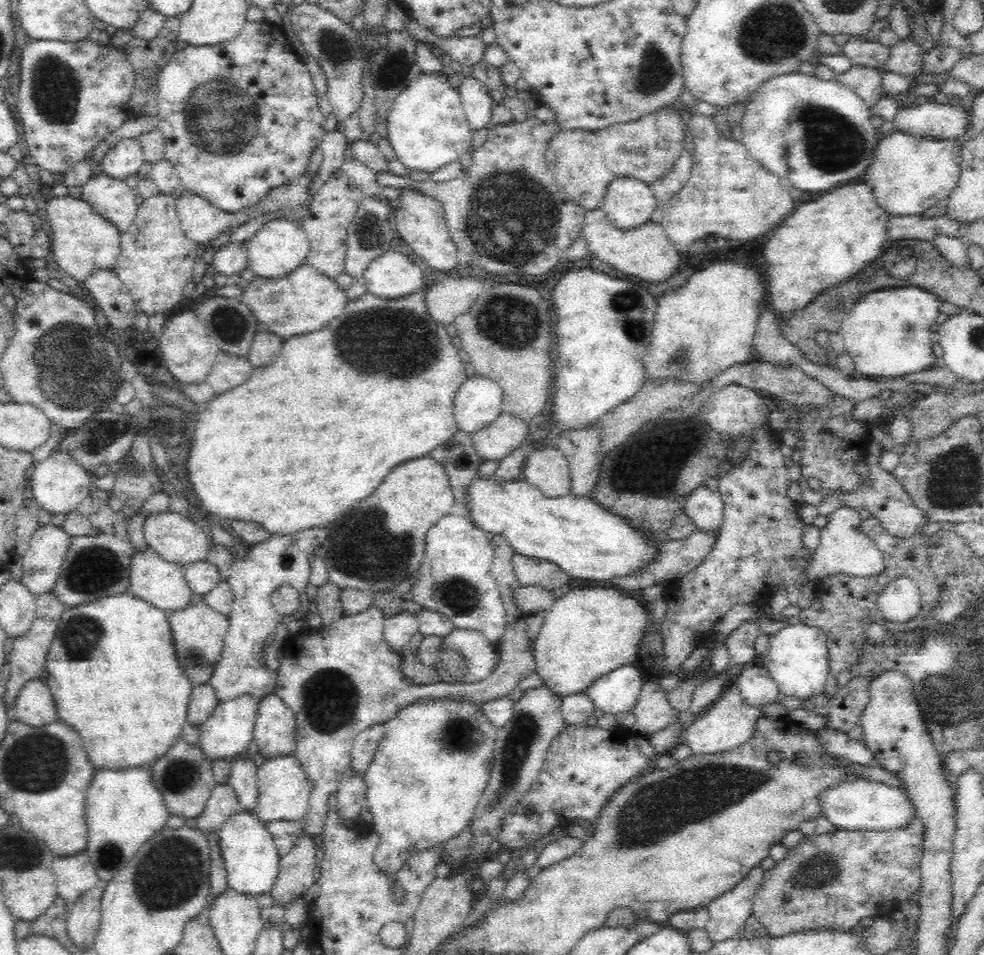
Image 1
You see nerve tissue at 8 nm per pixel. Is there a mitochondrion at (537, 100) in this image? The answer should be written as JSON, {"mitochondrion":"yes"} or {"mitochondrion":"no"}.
{"mitochondrion":"no"}

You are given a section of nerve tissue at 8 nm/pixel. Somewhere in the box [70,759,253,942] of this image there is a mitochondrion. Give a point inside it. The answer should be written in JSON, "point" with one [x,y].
{"point":[173,871]}

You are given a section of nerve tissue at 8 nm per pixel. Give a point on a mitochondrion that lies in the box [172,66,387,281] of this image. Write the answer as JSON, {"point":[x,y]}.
{"point":[220,120]}

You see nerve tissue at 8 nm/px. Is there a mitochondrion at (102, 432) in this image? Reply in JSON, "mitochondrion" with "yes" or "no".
{"mitochondrion":"yes"}

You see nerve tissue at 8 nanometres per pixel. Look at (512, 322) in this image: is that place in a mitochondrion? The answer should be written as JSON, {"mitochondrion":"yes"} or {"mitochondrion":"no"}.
{"mitochondrion":"yes"}

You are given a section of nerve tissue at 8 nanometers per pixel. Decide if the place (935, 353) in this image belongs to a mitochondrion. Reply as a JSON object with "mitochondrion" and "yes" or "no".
{"mitochondrion":"no"}

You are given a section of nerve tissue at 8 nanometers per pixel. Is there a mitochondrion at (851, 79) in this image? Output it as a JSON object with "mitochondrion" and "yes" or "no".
{"mitochondrion":"no"}

